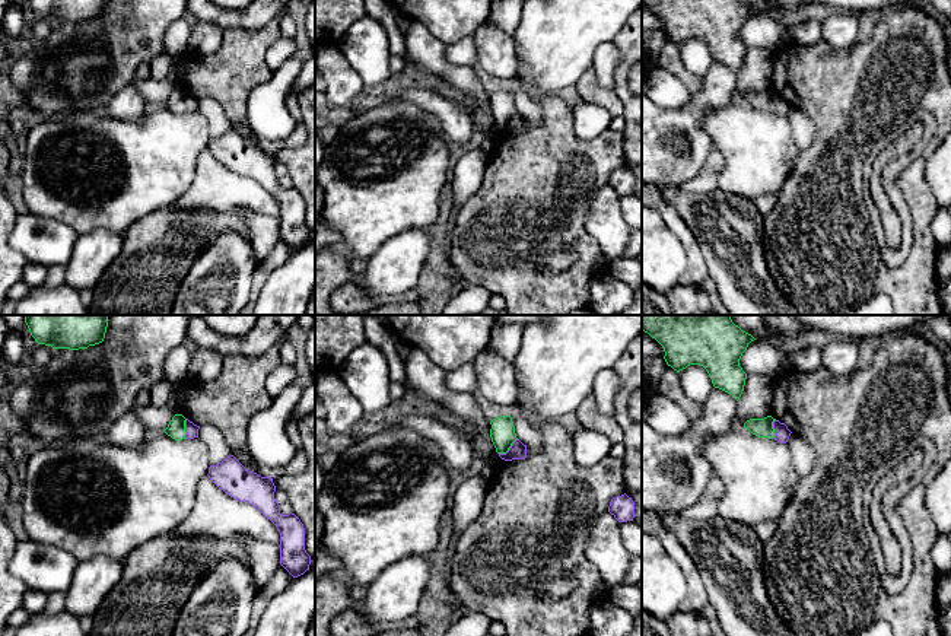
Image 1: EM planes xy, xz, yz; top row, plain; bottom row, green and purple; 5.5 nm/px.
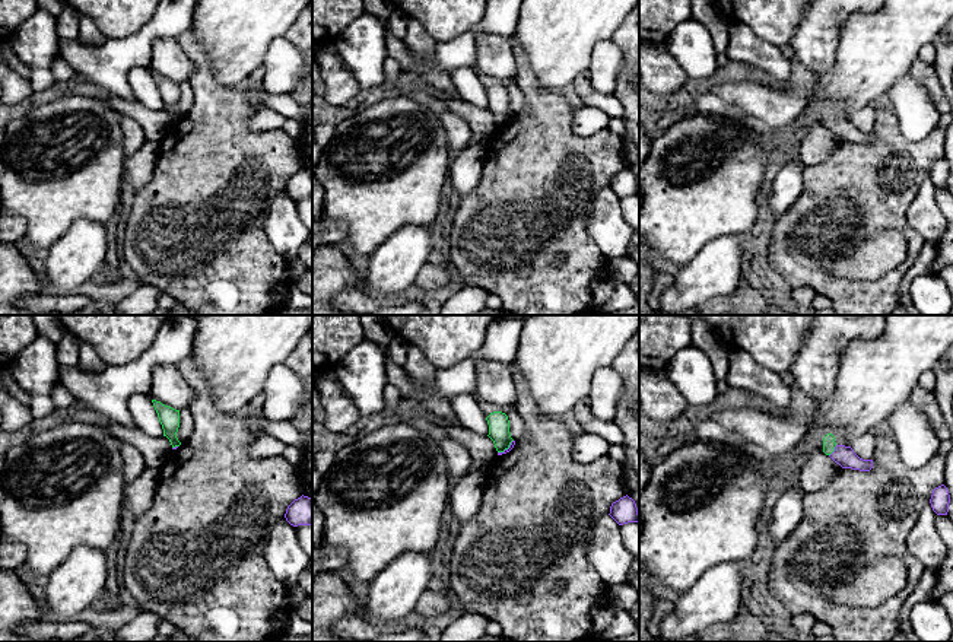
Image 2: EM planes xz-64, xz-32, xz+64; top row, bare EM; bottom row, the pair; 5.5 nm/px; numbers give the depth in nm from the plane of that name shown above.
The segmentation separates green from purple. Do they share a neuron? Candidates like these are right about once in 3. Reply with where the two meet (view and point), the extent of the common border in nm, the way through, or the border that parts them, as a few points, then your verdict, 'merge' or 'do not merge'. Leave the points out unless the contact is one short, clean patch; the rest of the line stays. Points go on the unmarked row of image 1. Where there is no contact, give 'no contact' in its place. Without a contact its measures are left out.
xz (509, 120) | 140 nm | across xz (502, 105), (509, 120), (518, 124) | merge

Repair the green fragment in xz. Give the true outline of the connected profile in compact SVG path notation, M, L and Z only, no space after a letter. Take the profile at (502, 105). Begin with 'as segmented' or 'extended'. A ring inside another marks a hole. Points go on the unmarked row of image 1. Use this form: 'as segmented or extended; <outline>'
extended; M511 89L496 90L490 98L490 111L502 133L512 134L527 131L527 118L516 111Z

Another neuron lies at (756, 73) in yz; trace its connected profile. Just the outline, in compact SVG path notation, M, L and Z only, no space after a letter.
M758 47L747 48L744 64L737 74L737 92L764 92L772 86L772 54Z

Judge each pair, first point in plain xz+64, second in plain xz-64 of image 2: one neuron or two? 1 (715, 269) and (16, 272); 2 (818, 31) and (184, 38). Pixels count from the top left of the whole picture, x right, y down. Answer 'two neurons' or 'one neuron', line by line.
1: two neurons
2: two neurons

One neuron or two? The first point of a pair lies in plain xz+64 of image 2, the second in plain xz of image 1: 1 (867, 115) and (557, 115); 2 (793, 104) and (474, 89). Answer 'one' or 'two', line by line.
1: two
2: two

